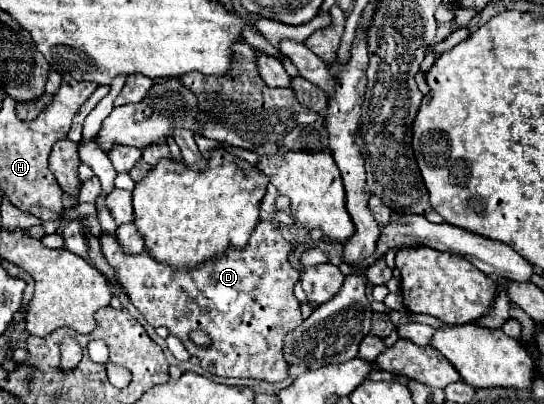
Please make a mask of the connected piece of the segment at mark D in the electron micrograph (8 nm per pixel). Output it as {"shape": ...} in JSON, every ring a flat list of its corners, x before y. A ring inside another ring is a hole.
{"shape":[[259,221,249,237,249,243,245,247,229,247,225,253,219,253,211,257,209,261,199,263,193,269,187,267,169,267,167,263,155,261,149,251,141,251,139,255,125,253,115,237,101,231,99,235,103,255,113,265,113,269,119,275,119,281,123,289,127,291,131,303,139,309,139,313,147,319,151,327,167,327,171,335,183,341,189,355,199,357,201,367,217,377,249,377,259,381,277,383,287,379,289,365,283,357,283,339,289,331,293,331,297,325,301,325,301,311,299,303,295,303,293,287,301,279,301,271,295,269,289,261,289,255,293,251,293,245,283,239,279,227,273,221],[193,329,205,331,213,345,211,347,197,347,189,339,189,333]]}

